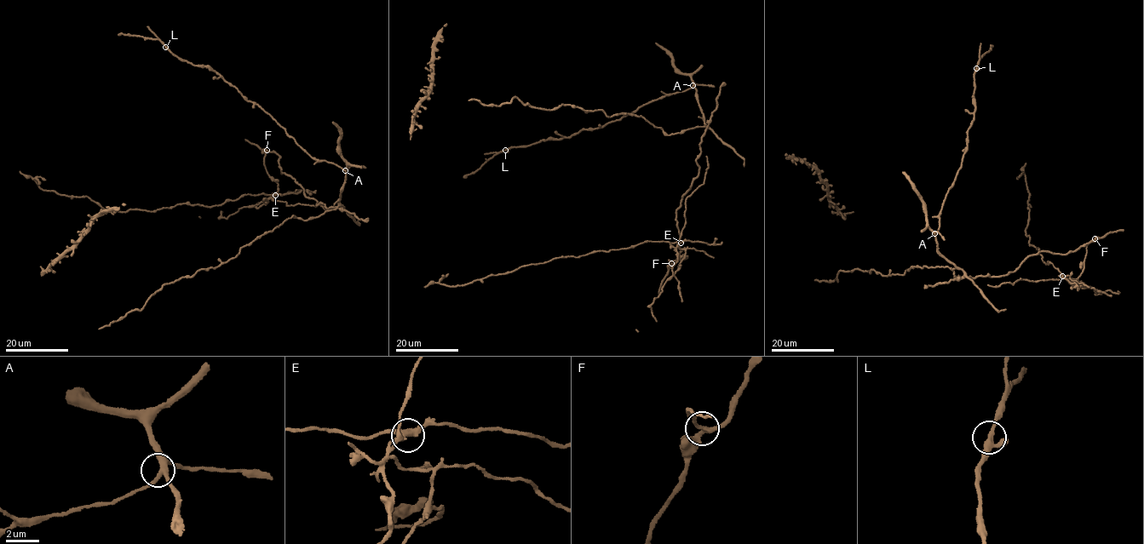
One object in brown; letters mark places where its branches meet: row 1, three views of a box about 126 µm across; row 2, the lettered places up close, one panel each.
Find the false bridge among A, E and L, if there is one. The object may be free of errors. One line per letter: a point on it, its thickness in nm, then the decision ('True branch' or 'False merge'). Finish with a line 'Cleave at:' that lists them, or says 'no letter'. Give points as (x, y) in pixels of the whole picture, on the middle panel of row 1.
A: Place: (692, 85). Thickness 320 nm. True branch
E: Place: (681, 243). Thickness 300 nm. False merge
L: Place: (505, 150). Thickness 280 nm. True branch
Cleave at: E

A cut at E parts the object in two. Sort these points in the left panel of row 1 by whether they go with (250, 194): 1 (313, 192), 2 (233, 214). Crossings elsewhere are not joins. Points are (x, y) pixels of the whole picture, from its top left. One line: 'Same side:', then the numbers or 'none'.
Same side: 1

